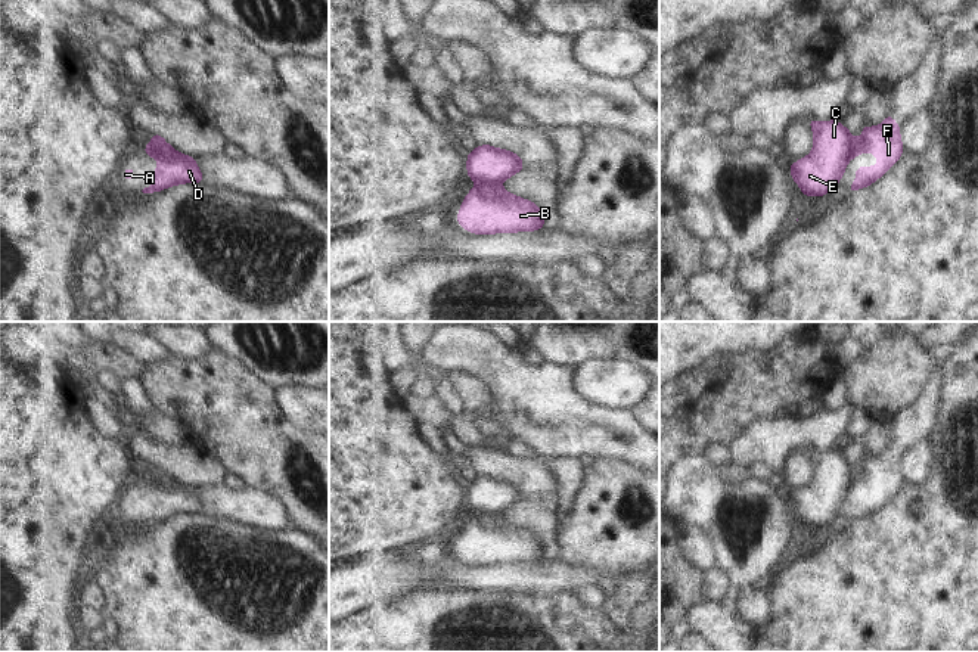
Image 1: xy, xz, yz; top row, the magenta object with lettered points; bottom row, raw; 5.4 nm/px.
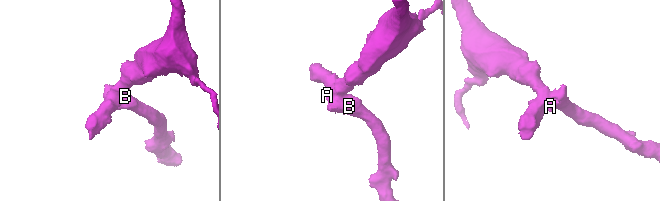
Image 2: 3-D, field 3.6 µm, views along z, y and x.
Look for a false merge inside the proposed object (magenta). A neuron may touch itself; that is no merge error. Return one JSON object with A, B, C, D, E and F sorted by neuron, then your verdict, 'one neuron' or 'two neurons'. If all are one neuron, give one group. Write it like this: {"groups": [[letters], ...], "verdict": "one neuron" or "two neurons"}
{"groups": [["A", "B", "D", "F"], ["C", "E"]], "verdict": "two neurons"}

